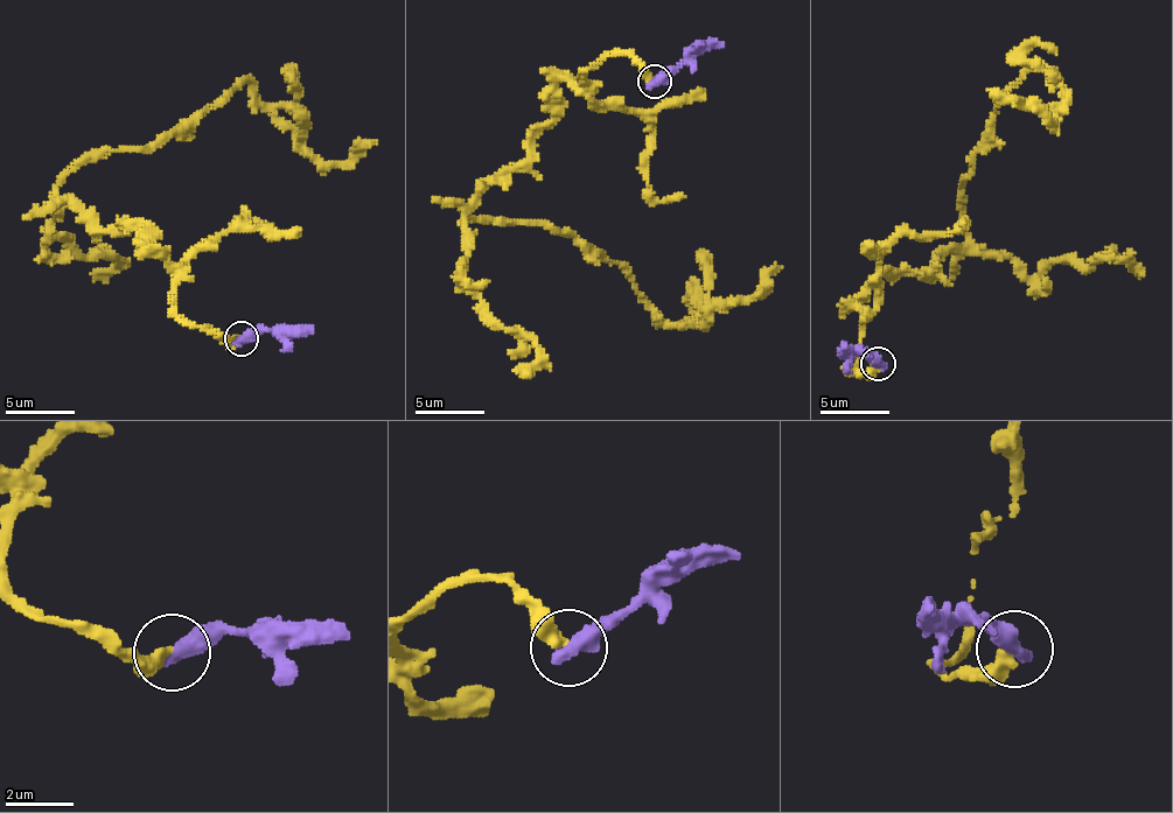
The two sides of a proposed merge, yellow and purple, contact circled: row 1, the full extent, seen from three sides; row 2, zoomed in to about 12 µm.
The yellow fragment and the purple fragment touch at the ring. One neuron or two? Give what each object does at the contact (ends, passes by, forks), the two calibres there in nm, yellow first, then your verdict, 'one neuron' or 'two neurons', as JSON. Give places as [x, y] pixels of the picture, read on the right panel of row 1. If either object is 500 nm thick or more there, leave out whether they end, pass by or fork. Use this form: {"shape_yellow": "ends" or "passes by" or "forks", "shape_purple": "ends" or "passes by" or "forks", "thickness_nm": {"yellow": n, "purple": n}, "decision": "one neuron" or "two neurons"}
{"thickness_nm": {"yellow": 360, "purple": 550}, "decision": "two neurons"}

